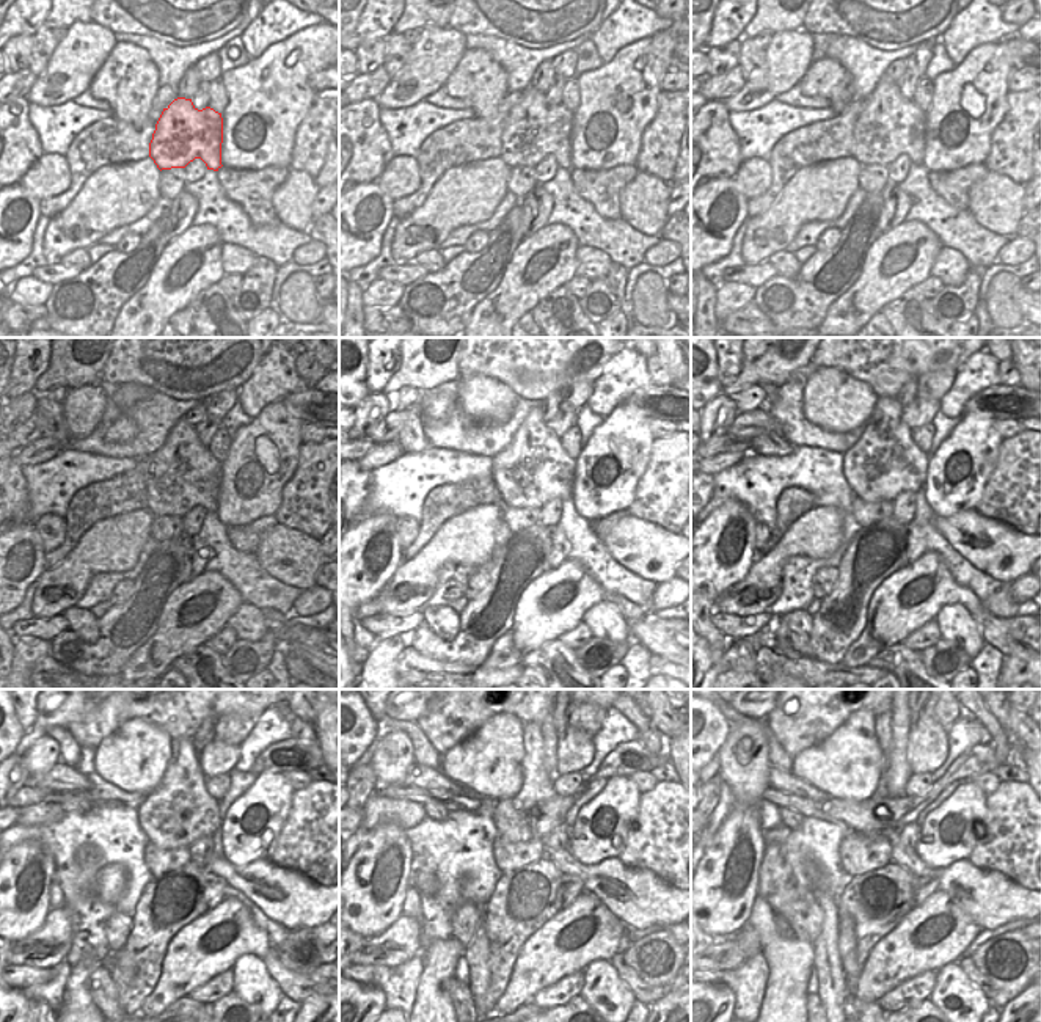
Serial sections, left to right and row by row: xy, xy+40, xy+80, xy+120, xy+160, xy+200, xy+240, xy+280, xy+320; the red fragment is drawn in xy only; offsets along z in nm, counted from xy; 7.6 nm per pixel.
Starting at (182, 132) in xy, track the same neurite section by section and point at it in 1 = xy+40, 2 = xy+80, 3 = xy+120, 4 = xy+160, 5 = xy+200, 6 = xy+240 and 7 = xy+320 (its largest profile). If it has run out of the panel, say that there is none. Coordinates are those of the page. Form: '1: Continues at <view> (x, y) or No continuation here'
1: Continues at xy+40 (534, 131)
2: Continues at xy+80 (889, 129)
3: Continues at xy+120 (184, 481)
4: Continues at xy+160 (531, 481)
5: Continues at xy+200 (867, 479)
6: Continues at xy+240 (182, 776)
7: Continues at xy+320 (891, 810)

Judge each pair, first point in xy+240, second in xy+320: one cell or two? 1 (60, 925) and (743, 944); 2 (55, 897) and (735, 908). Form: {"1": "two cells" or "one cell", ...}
{"1": "one cell", "2": "two cells"}

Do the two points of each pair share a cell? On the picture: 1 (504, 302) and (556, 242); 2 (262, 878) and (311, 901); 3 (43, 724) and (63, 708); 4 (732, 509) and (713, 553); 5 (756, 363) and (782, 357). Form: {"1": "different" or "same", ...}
{"1": "same", "2": "same", "3": "same", "4": "same", "5": "same"}

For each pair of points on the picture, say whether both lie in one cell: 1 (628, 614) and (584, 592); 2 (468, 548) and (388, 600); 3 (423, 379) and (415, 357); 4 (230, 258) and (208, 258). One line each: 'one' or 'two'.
1: one
2: one
3: one
4: two

